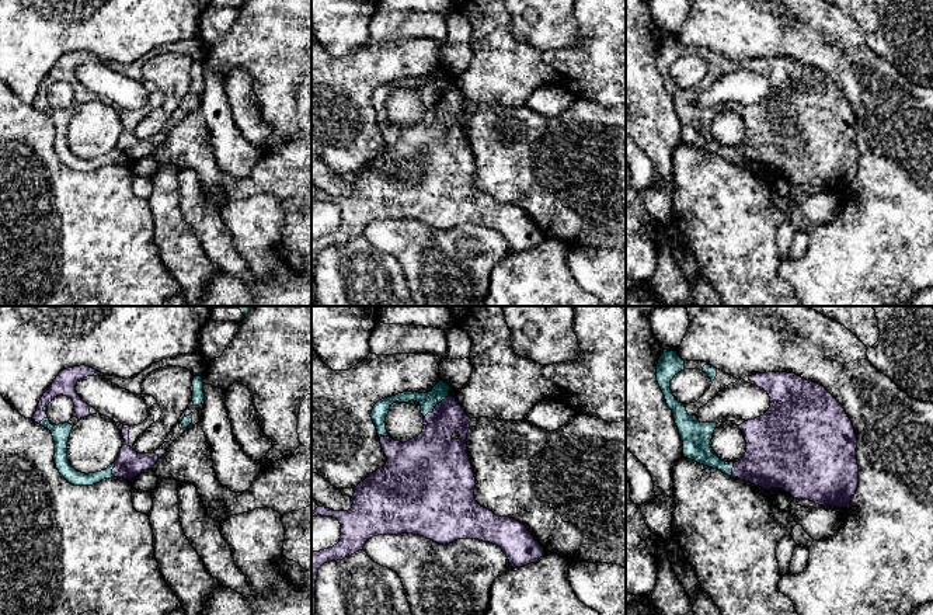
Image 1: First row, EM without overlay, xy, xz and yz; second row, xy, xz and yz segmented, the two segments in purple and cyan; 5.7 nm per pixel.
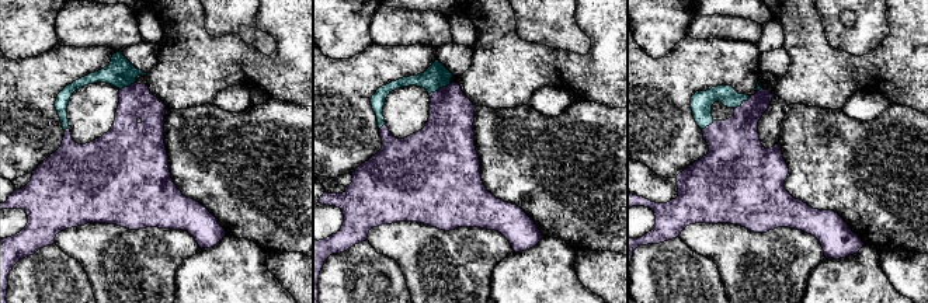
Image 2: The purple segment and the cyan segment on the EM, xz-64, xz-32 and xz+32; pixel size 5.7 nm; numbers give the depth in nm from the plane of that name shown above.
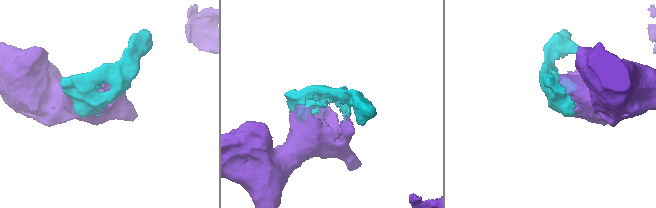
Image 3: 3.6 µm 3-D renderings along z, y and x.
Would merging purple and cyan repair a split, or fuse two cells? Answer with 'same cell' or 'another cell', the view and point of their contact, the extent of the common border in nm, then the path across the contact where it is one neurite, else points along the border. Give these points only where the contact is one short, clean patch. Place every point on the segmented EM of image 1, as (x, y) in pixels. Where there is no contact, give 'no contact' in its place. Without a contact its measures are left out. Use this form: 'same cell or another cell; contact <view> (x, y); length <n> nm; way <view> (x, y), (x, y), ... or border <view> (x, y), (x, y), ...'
same cell; contact xz (435, 406); length 200 nm

